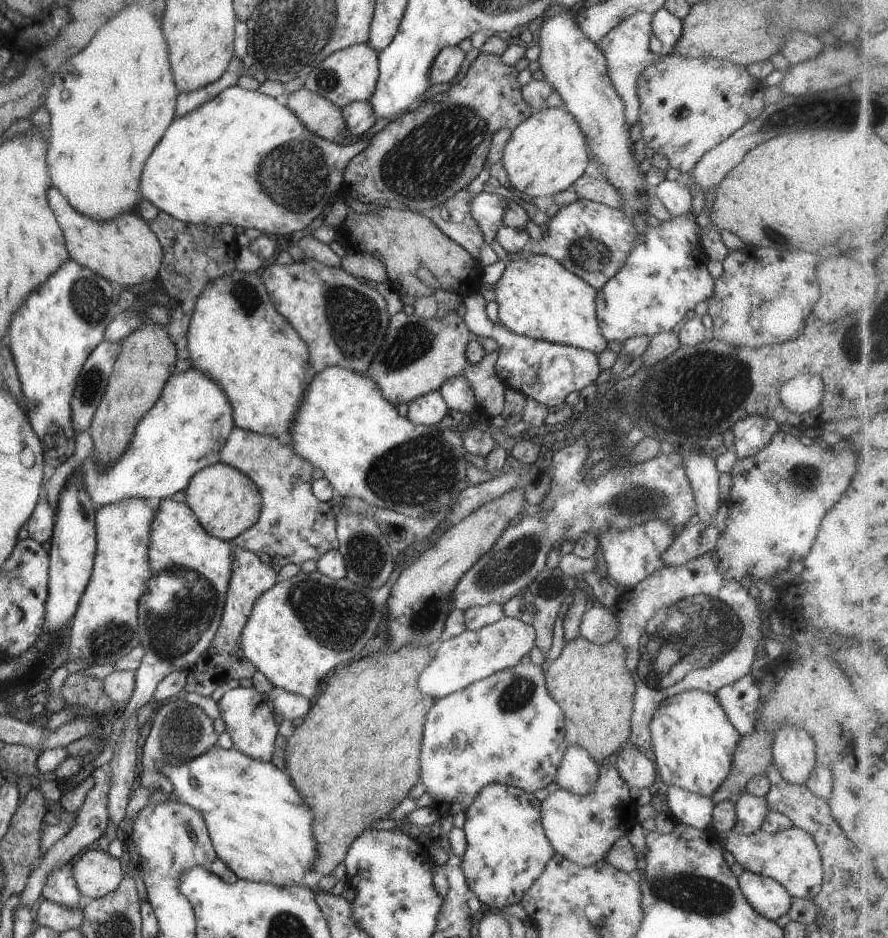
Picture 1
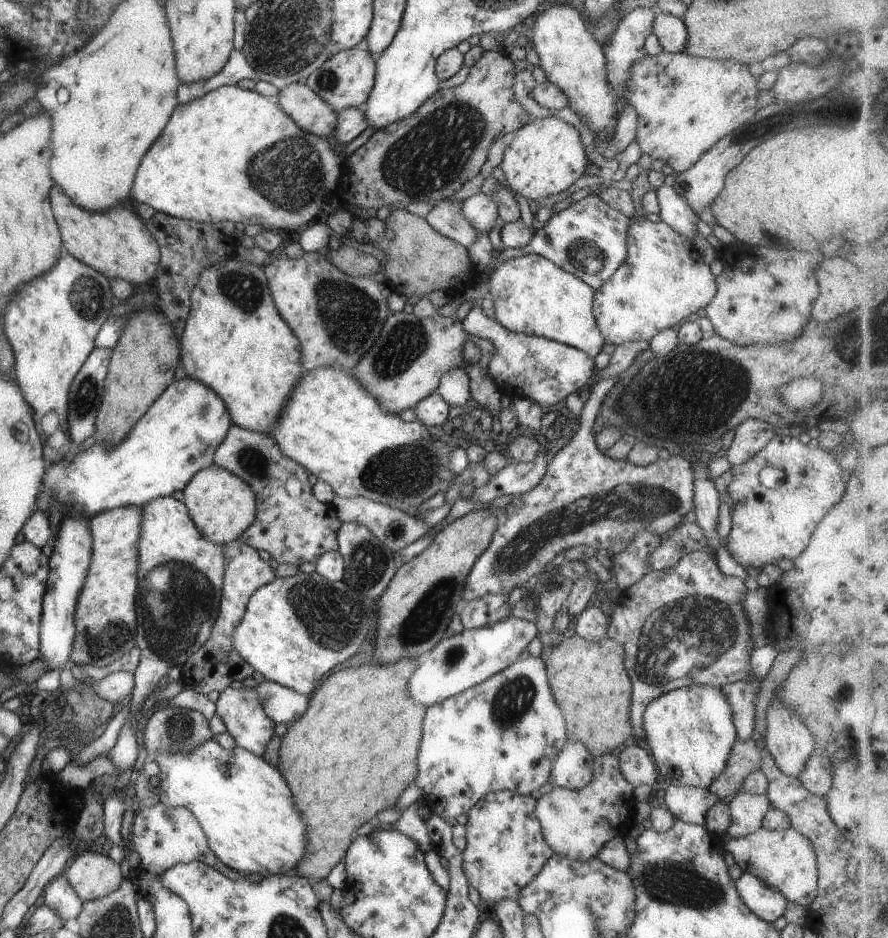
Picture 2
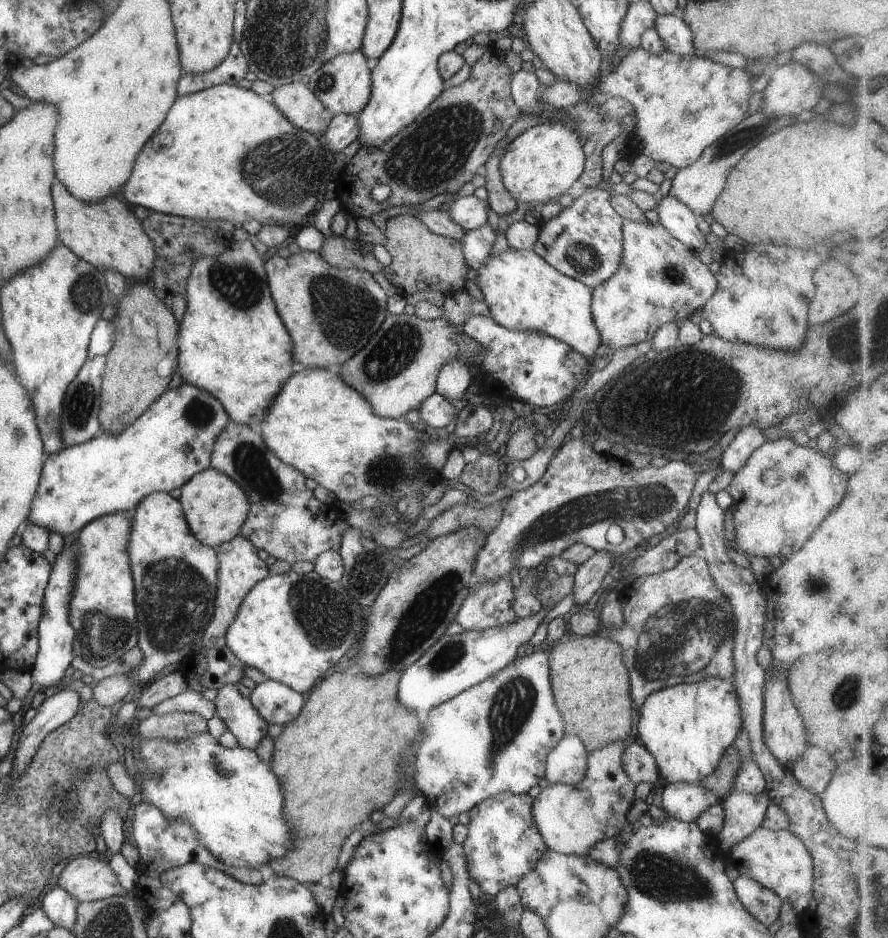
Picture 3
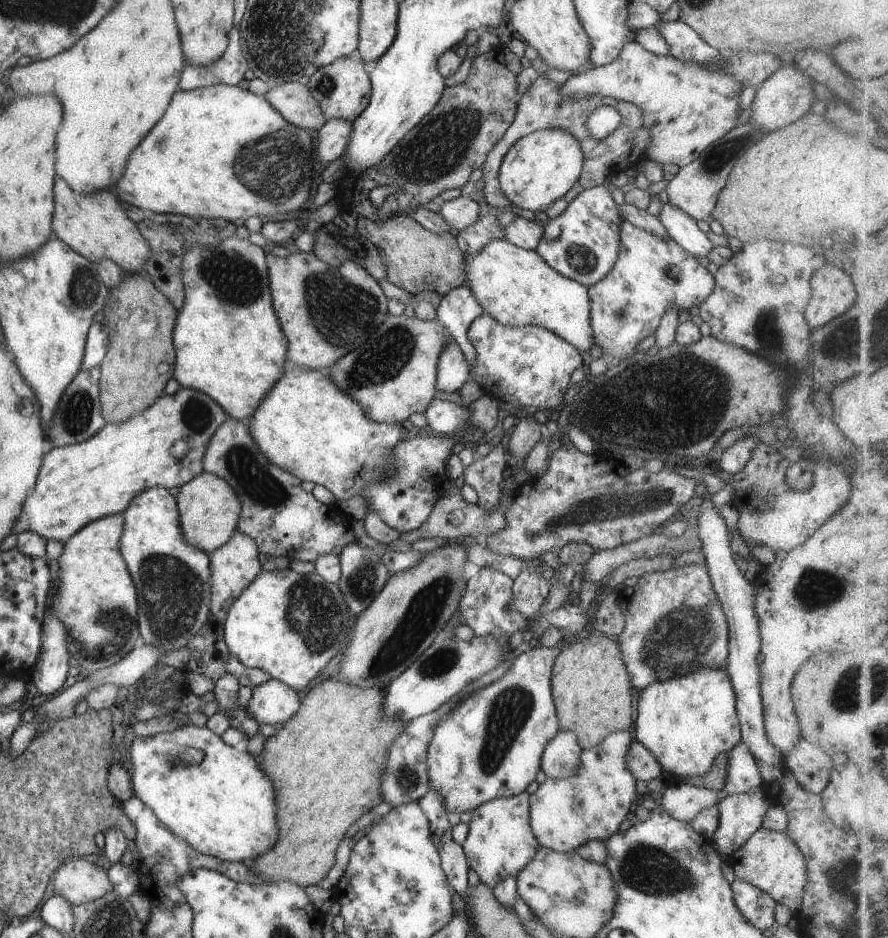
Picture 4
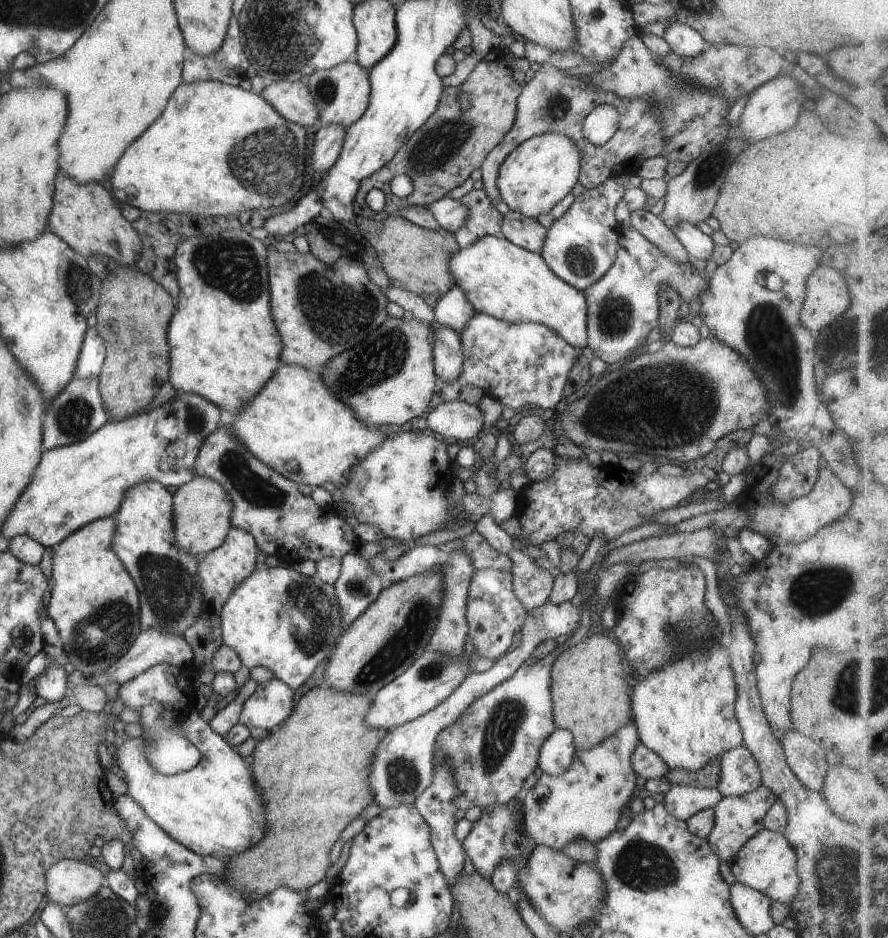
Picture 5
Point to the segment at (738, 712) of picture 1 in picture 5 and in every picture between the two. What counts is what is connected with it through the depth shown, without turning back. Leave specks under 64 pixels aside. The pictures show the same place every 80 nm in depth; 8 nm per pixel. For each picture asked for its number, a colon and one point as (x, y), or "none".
2: (740, 695)
3: (748, 779)
4: (742, 776)
5: (739, 774)

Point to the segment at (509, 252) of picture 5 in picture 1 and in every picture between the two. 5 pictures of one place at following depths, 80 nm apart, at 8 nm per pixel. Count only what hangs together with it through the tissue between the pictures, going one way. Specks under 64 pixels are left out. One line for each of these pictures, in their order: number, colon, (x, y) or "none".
1: (537, 298)
2: (531, 295)
3: (522, 292)
4: (516, 287)

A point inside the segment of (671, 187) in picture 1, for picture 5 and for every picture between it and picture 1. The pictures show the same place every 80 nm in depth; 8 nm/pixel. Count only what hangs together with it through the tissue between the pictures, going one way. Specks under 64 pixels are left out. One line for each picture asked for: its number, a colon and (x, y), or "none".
2: (673, 209)
3: (673, 215)
4: (679, 226)
5: (698, 245)

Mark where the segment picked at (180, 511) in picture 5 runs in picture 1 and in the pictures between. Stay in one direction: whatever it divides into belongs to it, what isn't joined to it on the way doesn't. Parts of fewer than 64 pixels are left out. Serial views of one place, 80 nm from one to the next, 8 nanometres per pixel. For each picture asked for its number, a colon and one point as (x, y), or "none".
1: (226, 502)
2: (221, 506)
3: (214, 507)
4: (208, 508)

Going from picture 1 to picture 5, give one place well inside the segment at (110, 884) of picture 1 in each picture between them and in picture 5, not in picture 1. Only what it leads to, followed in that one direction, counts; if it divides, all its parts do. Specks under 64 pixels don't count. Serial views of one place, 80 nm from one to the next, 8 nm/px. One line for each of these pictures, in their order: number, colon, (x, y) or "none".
2: (92, 874)
3: (86, 878)
4: (79, 880)
5: (69, 881)

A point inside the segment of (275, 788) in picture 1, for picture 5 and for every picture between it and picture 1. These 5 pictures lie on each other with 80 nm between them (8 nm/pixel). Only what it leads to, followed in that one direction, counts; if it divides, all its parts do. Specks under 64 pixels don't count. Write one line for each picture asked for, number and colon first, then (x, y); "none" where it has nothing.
2: (243, 805)
3: (230, 797)
4: (223, 806)
5: (212, 808)

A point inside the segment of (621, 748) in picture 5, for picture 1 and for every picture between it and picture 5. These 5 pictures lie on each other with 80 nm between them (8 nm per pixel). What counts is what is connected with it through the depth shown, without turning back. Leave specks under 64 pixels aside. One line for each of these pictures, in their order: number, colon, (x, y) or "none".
1: (581, 828)
2: (575, 823)
3: (570, 818)
4: (589, 805)

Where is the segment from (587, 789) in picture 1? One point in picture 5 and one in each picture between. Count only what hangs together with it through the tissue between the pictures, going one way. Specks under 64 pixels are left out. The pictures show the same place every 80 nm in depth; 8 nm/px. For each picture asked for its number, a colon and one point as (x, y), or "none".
2: (572, 769)
3: (566, 763)
4: (560, 757)
5: (557, 750)

